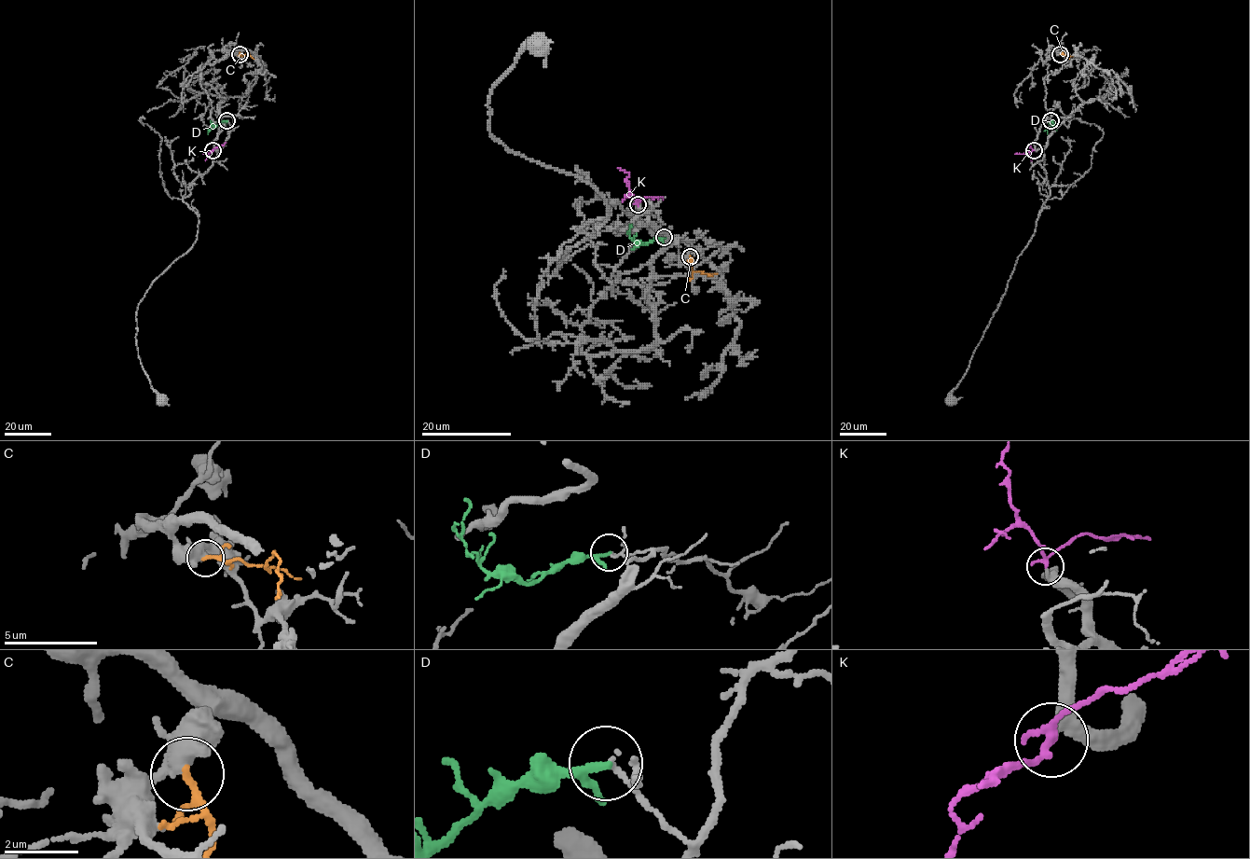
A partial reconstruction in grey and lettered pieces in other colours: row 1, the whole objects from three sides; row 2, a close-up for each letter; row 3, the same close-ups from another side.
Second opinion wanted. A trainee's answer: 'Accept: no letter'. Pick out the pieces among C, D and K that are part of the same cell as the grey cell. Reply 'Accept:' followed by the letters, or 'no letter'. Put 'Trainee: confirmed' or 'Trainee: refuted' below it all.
Accept: K
Trainee: refuted

